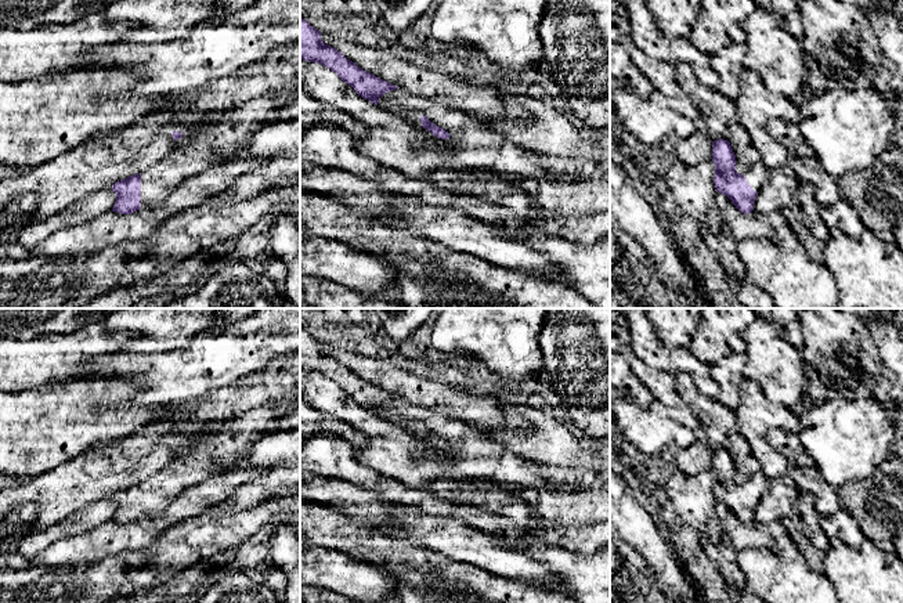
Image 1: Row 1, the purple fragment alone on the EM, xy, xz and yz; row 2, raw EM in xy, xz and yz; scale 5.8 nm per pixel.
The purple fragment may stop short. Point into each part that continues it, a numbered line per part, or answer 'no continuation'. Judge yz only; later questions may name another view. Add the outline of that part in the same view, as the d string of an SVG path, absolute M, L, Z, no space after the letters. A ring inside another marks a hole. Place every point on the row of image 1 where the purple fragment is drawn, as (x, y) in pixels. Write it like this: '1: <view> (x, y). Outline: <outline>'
1: yz (757, 176). Outline: M758 162L745 174L745 181L752 187L754 191L759 191L769 177L769 169Z

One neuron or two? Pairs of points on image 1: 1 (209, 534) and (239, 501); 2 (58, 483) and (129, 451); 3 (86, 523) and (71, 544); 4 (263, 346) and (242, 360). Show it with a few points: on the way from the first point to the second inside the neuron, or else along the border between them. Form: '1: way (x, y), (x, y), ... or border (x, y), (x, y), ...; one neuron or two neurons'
1: border (257, 504), (233, 512), (210, 511); two neurons
2: way (76, 483), (111, 466); one neuron
3: border (105, 522), (82, 533), (61, 537), (47, 546); two neurons
4: way (257, 349), (248, 356); one neuron

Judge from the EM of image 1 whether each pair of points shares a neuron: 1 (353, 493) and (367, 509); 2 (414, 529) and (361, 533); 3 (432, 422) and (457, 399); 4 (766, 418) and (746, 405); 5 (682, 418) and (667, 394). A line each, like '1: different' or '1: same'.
1: same
2: different
3: different
4: same
5: same

